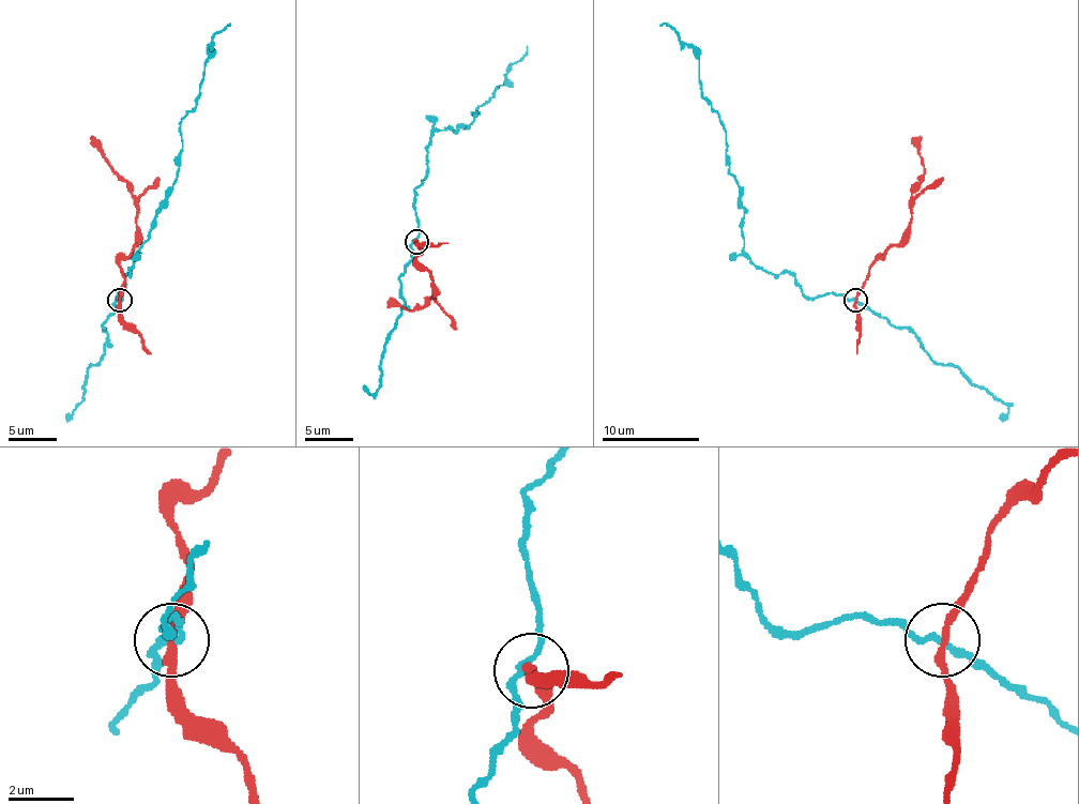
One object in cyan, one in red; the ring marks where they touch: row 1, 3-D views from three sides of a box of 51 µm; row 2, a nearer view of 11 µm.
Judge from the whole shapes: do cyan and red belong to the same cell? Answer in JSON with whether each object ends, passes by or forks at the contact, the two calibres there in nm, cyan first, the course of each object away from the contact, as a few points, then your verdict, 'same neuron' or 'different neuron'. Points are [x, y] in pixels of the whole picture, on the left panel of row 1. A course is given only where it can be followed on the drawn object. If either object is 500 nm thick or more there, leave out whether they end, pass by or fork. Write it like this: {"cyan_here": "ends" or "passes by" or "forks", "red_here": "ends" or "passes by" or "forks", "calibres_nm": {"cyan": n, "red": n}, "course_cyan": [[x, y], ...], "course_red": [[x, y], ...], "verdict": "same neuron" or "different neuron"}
{"cyan_here": "passes by", "red_here": "passes by", "calibres_nm": {"cyan": 180, "red": 240}, "course_cyan": [[120, 300], [156, 210], [173, 185], [183, 141], [181, 122], [200, 95], [210, 42], [229, 25]], "course_red": [[120, 300], [124, 279], [120, 266], [137, 241], [137, 216], [132, 187], [118, 173], [93, 137]], "verdict": "different neuron"}

